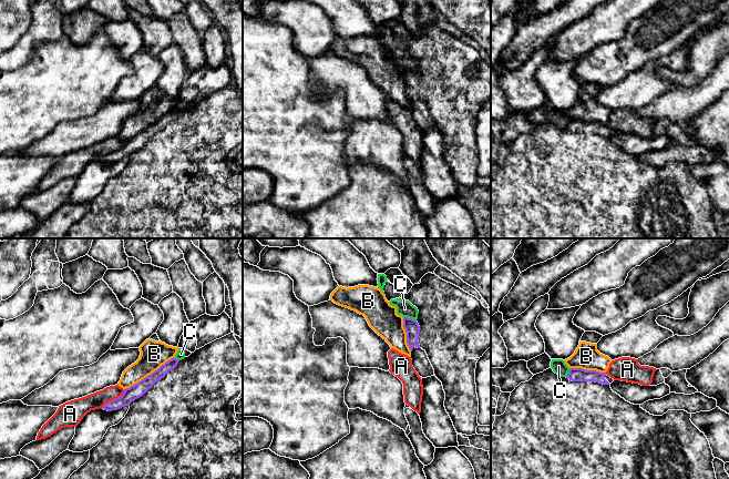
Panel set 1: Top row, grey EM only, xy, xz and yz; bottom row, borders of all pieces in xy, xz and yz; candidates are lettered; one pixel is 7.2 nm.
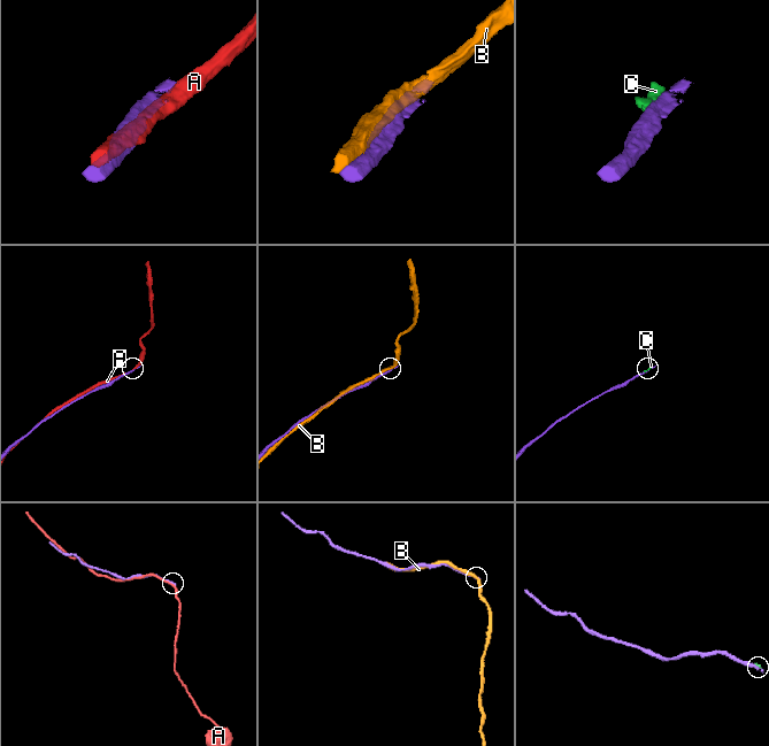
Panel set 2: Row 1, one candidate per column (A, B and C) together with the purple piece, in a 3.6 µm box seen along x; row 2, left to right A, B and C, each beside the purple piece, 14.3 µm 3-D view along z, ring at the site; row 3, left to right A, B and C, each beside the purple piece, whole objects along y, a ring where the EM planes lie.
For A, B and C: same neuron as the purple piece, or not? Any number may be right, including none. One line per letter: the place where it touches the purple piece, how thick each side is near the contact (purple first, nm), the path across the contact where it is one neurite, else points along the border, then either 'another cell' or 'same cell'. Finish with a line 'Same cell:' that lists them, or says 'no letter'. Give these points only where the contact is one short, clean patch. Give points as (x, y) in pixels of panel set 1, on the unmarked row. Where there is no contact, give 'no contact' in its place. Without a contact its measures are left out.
A: contact xy (114, 151); calibres 100 and 120 nm; another cell
B: contact xy (149, 126); calibres 100 and 190 nm; another cell
C: contact xz (410, 70); calibres 110 and 120 nm; another cell
Same cell: no letter

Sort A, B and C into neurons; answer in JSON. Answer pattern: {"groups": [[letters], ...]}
{"groups": [["A"], ["B"], ["C"]]}

